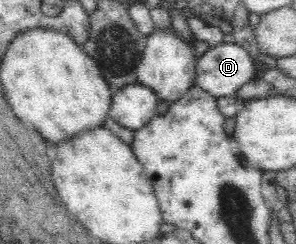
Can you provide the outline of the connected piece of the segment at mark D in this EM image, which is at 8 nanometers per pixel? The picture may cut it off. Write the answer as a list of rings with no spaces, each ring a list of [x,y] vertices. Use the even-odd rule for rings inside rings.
[[[234,43],[210,46],[210,49],[199,55],[197,59],[194,85],[216,98],[236,96],[237,91],[255,77],[251,58],[245,49]]]

